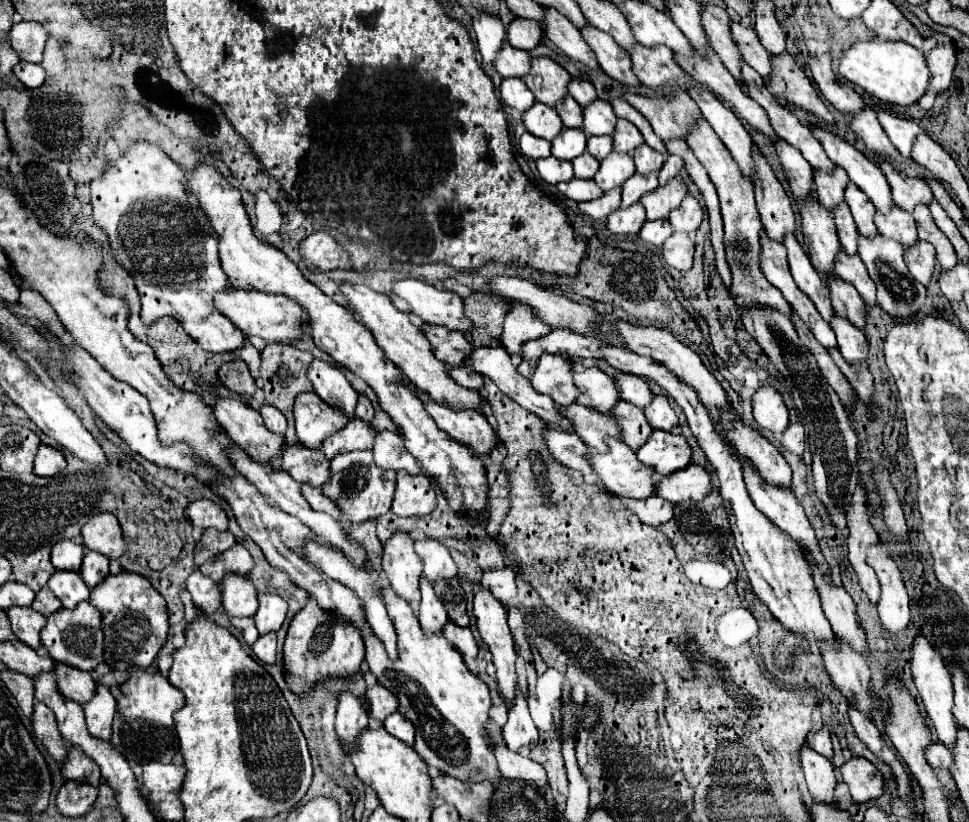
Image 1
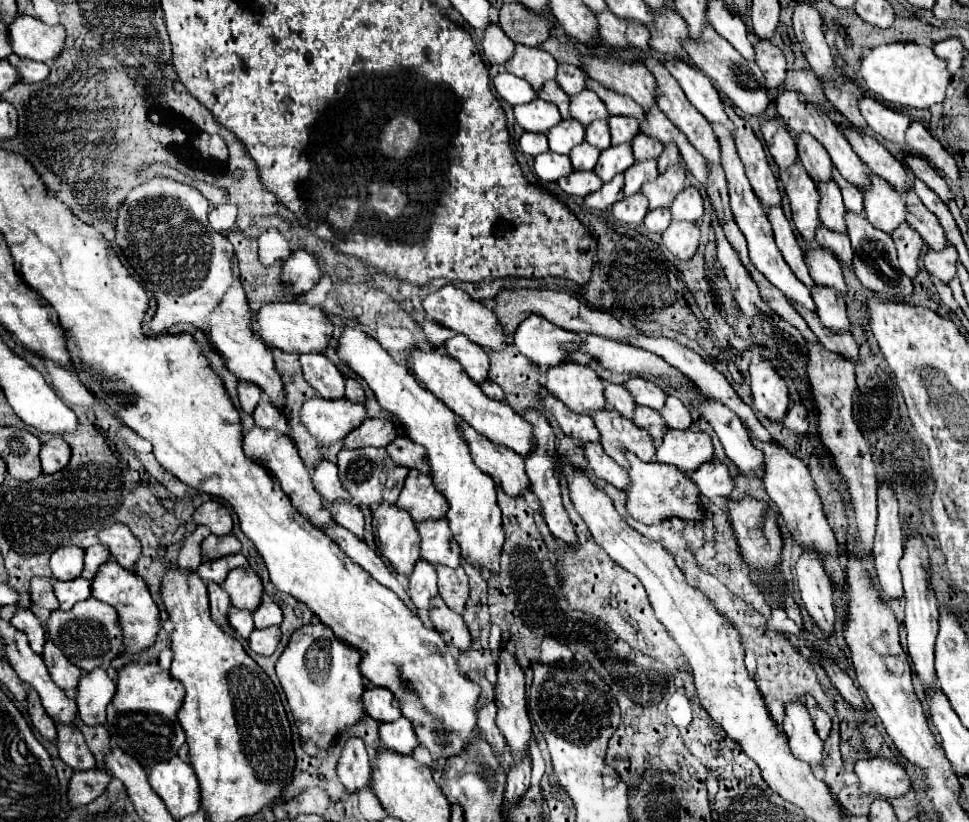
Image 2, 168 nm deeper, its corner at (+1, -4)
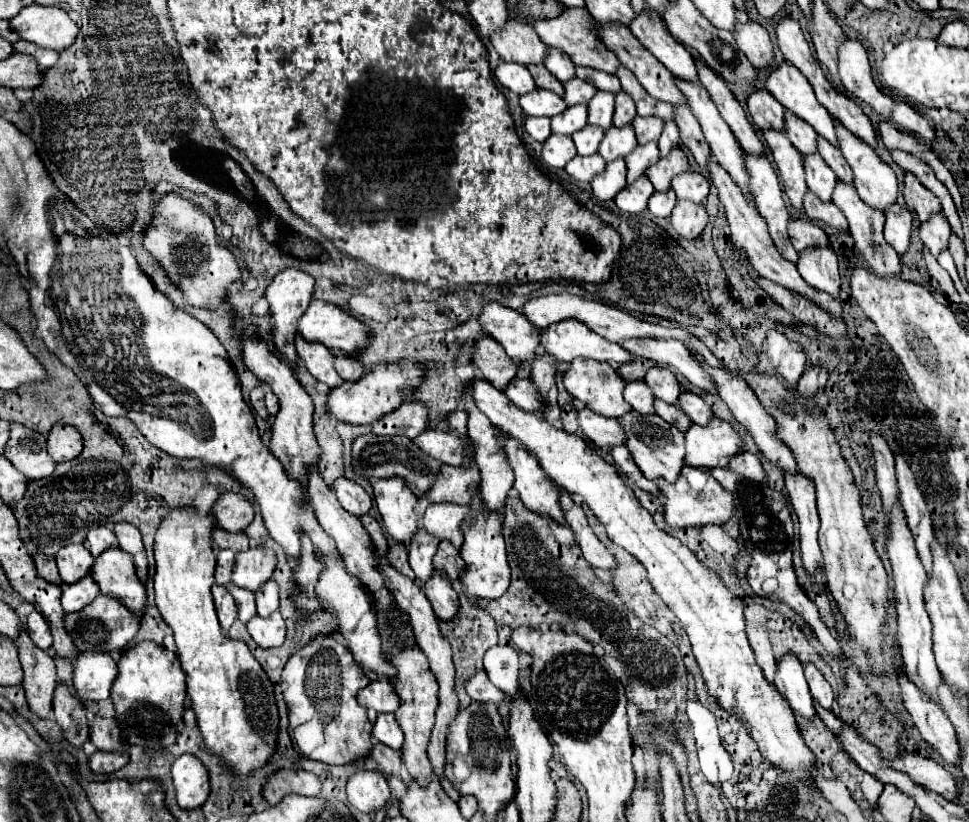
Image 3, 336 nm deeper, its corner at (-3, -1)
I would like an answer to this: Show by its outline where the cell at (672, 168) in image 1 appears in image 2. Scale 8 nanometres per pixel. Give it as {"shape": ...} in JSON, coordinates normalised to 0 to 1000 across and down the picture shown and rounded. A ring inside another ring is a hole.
{"shape":[[[692,175],[692,180],[686,180],[684,187],[680,190],[680,209],[686,209],[690,202],[701,200],[701,185],[697,185],[697,178]]]}

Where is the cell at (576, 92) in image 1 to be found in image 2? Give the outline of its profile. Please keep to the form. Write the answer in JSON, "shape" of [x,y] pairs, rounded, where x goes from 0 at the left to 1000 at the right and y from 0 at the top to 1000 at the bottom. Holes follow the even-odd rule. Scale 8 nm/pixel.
{"shape":[[[577,78],[575,100],[585,117],[595,117],[604,109],[604,88],[589,78]]]}

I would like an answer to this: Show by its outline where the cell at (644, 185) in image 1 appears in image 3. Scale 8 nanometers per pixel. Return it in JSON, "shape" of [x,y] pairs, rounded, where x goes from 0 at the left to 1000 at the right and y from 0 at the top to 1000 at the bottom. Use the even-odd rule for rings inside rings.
{"shape":[[[666,174],[666,176],[657,176],[647,191],[647,223],[655,220],[659,213],[666,210],[666,206],[670,201],[674,201],[680,193],[680,181],[678,174]]]}

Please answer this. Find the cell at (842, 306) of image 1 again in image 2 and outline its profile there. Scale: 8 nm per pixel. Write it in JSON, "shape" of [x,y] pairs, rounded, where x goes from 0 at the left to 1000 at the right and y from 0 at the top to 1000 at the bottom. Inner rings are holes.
{"shape":[[[839,302],[831,309],[833,326],[837,331],[837,338],[843,348],[849,350],[862,350],[868,355],[870,363],[874,363],[874,345],[870,338],[870,328],[866,316],[858,311],[858,307],[849,307],[847,302]]]}

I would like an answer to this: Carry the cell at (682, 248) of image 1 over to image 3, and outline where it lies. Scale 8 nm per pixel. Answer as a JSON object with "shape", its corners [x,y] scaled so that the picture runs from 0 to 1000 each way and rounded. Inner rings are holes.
{"shape":[[[699,245],[697,254],[692,259],[692,271],[701,286],[705,286],[709,291],[721,288],[730,274],[728,249],[713,247],[713,245]]]}

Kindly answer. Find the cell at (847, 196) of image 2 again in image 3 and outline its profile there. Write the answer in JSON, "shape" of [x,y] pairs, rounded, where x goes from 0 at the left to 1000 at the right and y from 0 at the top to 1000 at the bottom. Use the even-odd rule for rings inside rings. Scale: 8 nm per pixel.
{"shape":[[[843,164],[843,184],[868,220],[872,220],[872,223],[880,220],[880,210],[878,210],[878,206],[876,206],[876,201],[874,201],[874,196],[872,196],[872,191],[870,191],[866,179],[862,181],[862,176],[851,172],[851,167]]]}

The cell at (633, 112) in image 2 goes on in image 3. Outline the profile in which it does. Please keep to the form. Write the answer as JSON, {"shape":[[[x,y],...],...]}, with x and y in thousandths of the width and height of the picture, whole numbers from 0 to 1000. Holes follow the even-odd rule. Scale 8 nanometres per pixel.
{"shape":[[[593,82],[593,89],[598,96],[614,103],[616,108],[626,108],[631,113],[637,113],[641,108],[641,101],[635,91],[628,91],[628,89],[622,89],[622,86],[614,86],[610,82]]]}

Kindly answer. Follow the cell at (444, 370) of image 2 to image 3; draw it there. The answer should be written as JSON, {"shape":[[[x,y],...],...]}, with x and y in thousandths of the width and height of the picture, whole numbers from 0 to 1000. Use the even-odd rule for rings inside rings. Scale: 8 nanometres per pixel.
{"shape":[[[490,464],[488,478],[492,495],[505,507],[505,512],[529,534],[536,534],[548,551],[552,551],[562,575],[577,592],[581,592],[589,602],[600,602],[600,607],[612,619],[614,629],[624,639],[631,658],[647,668],[666,687],[674,717],[699,748],[699,753],[709,768],[715,797],[723,811],[732,843],[742,853],[746,863],[763,870],[771,880],[775,897],[783,906],[785,918],[798,931],[806,931],[822,940],[825,948],[831,950],[831,955],[837,955],[839,945],[835,936],[839,933],[841,921],[831,906],[816,865],[818,860],[833,877],[841,870],[839,848],[829,824],[829,809],[825,807],[825,802],[818,794],[810,794],[804,802],[800,816],[802,836],[794,831],[785,811],[781,809],[777,790],[771,780],[765,731],[754,717],[748,714],[742,700],[721,685],[717,673],[713,673],[699,653],[692,653],[674,636],[672,624],[662,617],[651,592],[645,590],[645,585],[631,563],[616,554],[616,549],[612,549],[602,532],[589,529],[581,522],[573,522],[560,507],[540,502],[534,493],[529,493],[529,488],[525,488],[519,476],[511,473],[507,466]]]}

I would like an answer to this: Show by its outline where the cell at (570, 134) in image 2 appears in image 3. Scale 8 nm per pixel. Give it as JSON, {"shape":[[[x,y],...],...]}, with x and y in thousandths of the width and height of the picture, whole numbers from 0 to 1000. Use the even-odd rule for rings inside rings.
{"shape":[[[591,128],[585,130],[581,137],[569,142],[569,159],[589,164],[595,157],[602,157],[606,152],[606,128]]]}

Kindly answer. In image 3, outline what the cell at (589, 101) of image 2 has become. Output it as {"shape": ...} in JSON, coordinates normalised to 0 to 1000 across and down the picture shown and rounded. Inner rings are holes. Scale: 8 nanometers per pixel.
{"shape":[[[595,94],[583,99],[581,106],[583,106],[581,120],[585,123],[585,128],[595,128],[595,125],[606,128],[606,123],[608,123],[608,120],[614,116],[614,111],[616,111],[610,101],[600,99],[600,96],[595,96]]]}

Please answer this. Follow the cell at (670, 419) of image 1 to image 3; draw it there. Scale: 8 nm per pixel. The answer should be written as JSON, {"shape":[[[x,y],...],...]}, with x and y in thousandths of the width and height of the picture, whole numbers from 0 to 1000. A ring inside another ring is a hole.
{"shape":[[[709,476],[709,478],[705,478],[701,483],[701,495],[713,507],[715,515],[719,515],[723,519],[730,517],[732,510],[734,510],[734,505],[736,505],[734,495],[725,488],[725,483],[719,481],[719,478],[713,478],[713,476]]]}

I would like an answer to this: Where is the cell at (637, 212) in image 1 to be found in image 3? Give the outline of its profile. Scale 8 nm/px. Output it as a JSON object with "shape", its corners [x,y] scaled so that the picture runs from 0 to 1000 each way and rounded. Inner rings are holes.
{"shape":[[[662,213],[657,220],[645,225],[639,237],[635,237],[635,249],[645,259],[662,259],[668,254],[668,242],[674,235],[672,220],[668,220],[668,213]]]}

